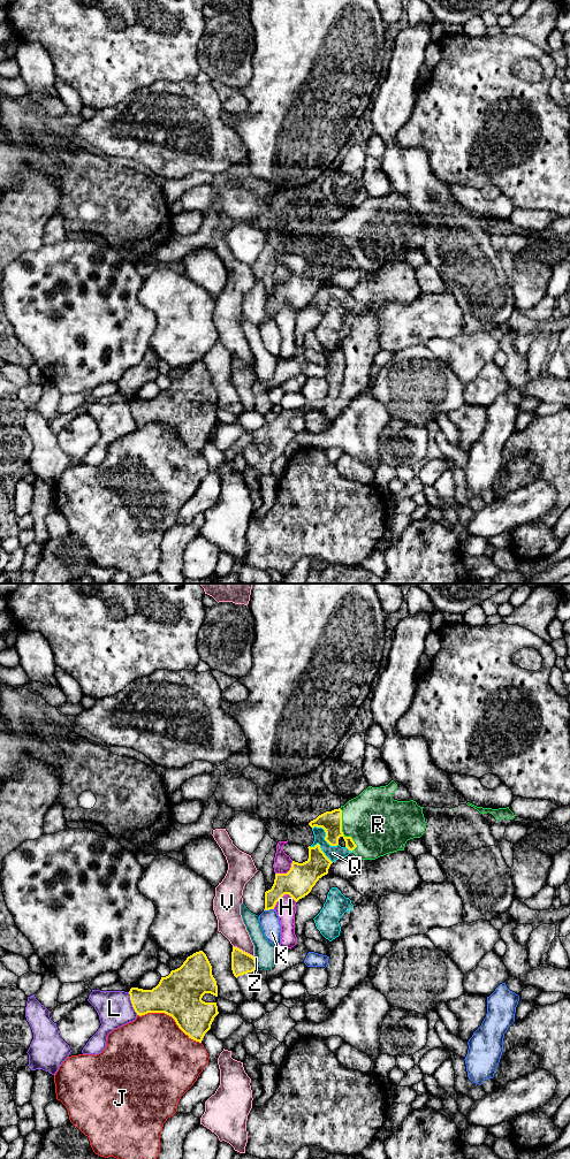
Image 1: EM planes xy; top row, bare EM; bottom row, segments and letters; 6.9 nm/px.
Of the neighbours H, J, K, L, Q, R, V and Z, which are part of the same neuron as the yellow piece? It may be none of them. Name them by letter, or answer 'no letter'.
R

